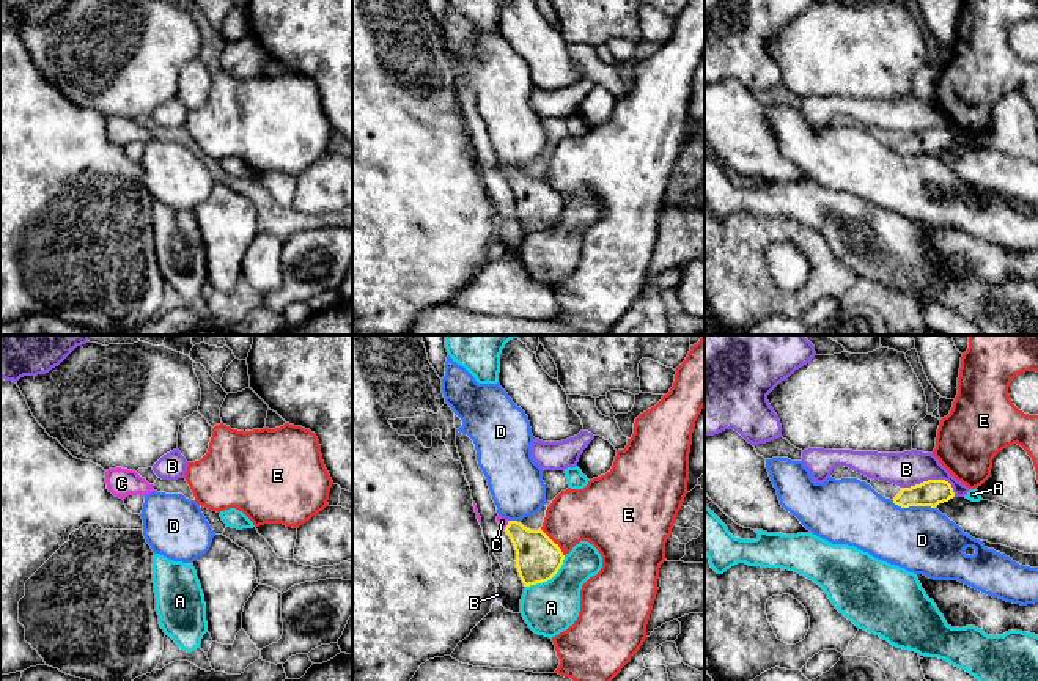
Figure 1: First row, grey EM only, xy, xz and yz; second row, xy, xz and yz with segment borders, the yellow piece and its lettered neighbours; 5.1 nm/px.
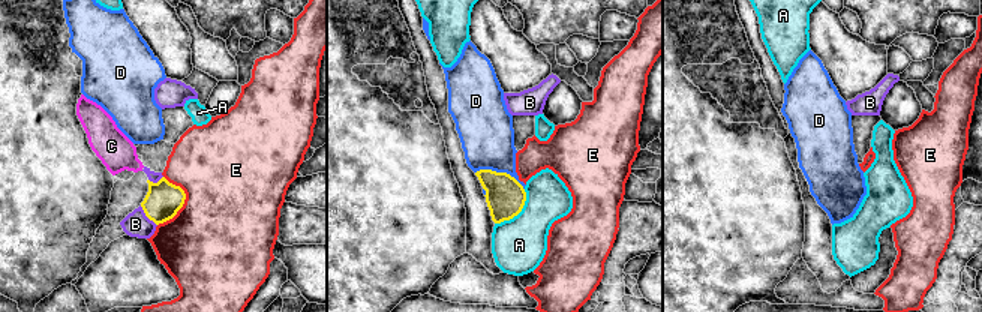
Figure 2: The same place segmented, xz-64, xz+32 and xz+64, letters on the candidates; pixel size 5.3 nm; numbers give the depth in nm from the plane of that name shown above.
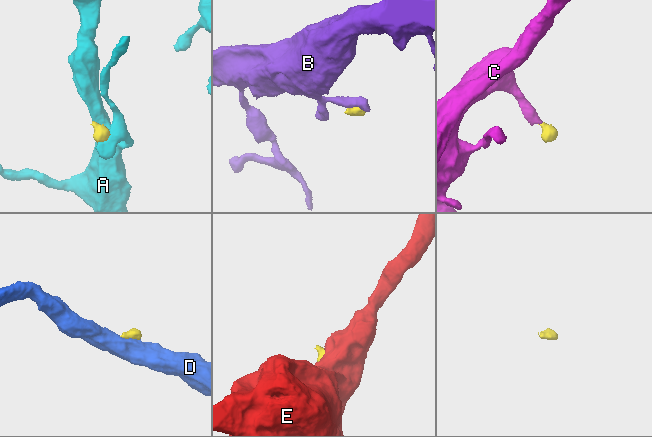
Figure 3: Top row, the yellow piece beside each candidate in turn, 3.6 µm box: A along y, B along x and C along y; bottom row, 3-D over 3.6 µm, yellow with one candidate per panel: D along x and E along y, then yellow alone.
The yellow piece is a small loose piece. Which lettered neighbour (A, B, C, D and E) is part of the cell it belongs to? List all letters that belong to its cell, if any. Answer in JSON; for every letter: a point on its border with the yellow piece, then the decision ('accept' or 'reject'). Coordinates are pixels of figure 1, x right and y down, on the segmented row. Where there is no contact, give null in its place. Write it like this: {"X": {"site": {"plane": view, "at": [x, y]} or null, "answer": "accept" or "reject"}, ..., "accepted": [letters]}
{"A": {"site": {"plane": "xz", "at": [549, 579]}, "answer": "reject"}, "B": {"site": {"plane": "yz", "at": [931, 480]}, "answer": "reject"}, "C": {"site": {"plane": "xz", "at": [508, 524]}, "answer": "accept"}, "D": {"site": {"plane": "yz", "at": [914, 505]}, "answer": "reject"}, "E": {"site": {"plane": "xz", "at": [554, 543]}, "answer": "reject"}, "accepted": ["C"]}

